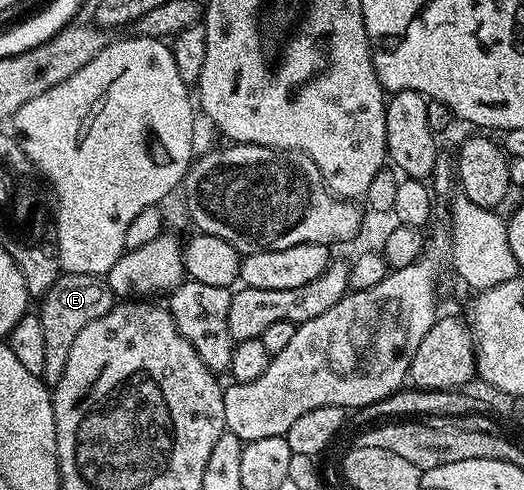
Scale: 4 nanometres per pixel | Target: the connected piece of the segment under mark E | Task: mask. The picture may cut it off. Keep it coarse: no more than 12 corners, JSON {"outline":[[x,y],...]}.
{"outline":[[61,273],[39,299],[45,383],[114,295],[99,274]]}

